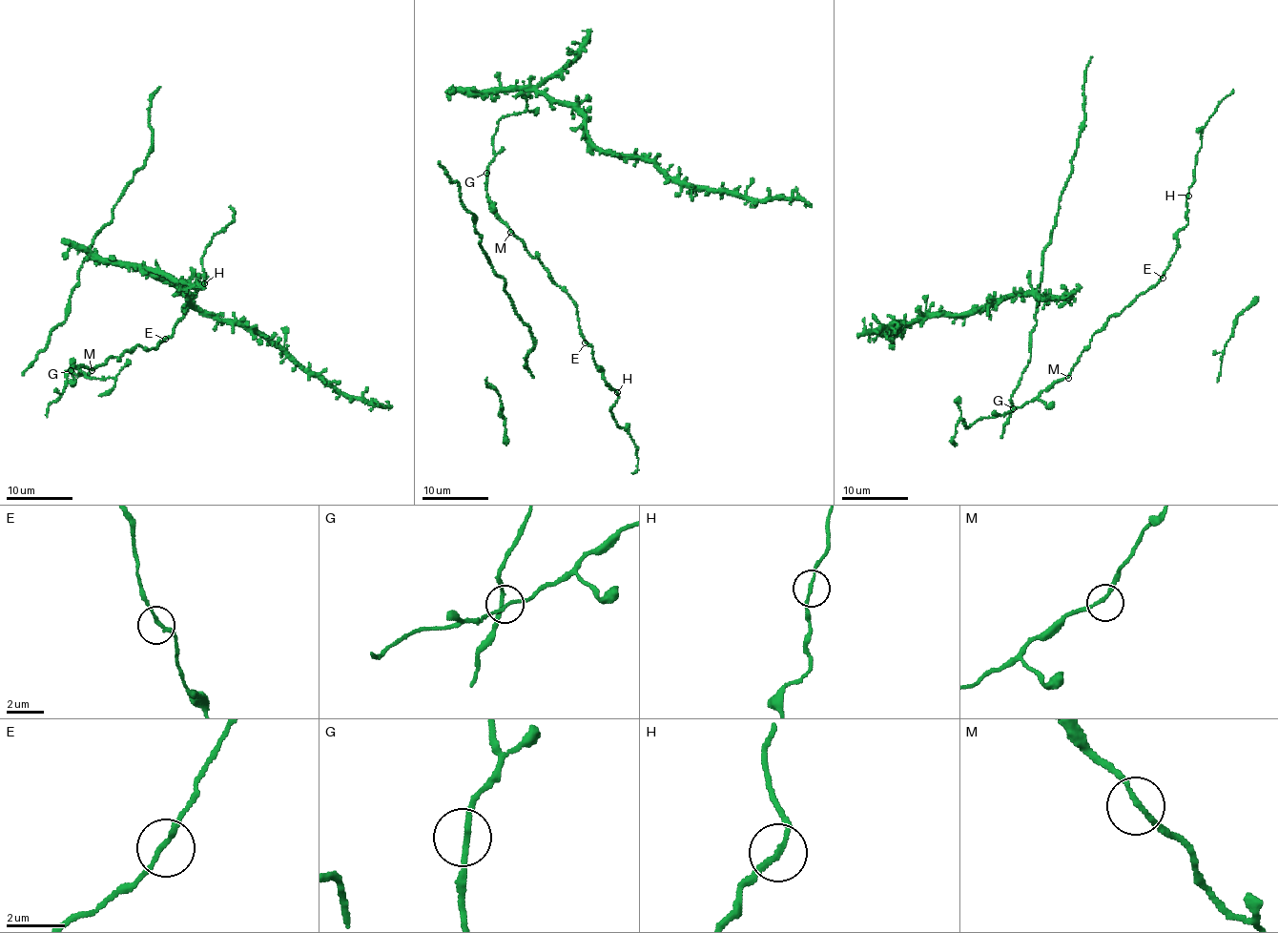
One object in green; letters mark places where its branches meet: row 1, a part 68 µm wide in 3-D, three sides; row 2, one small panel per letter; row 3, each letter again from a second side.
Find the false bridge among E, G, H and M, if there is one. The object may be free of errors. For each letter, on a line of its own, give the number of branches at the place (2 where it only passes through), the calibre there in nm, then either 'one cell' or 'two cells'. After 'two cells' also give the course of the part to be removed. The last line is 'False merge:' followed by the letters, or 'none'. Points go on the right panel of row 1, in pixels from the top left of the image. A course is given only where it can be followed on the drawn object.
E: 2 branches meet; 170 nm thick; one cell
G: 2 branches meet; 160 nm thick; one cell
H: 2 branches meet; 140 nm thick; one cell
M: 2 branches meet; 160 nm thick; one cell
False merge: none

